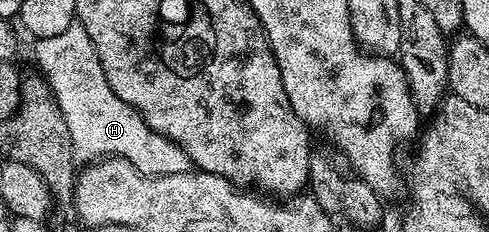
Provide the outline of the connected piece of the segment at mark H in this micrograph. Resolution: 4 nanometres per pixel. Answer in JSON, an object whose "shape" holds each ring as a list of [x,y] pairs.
{"shape":[[[71,24],[69,30],[61,30],[61,34],[53,34],[53,38],[35,40],[33,46],[35,60],[39,63],[38,71],[53,90],[57,106],[61,106],[61,114],[65,114],[69,138],[80,161],[127,160],[136,171],[150,177],[192,171],[191,159],[179,144],[168,136],[157,134],[136,108],[121,102],[121,98],[113,94],[113,86],[109,86],[105,70],[101,70],[99,55],[83,24]]]}

